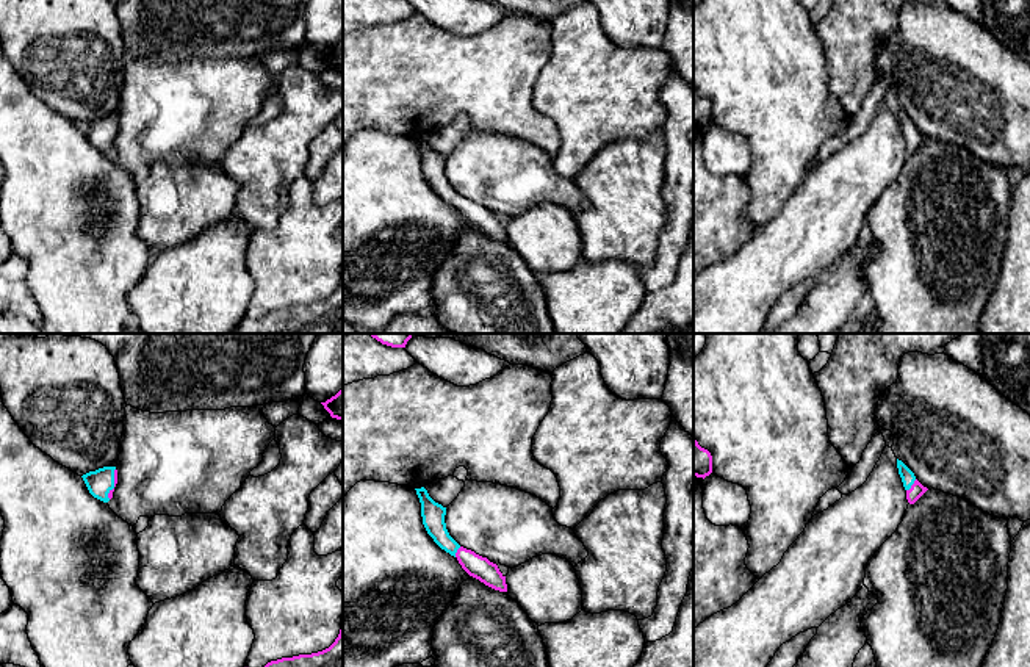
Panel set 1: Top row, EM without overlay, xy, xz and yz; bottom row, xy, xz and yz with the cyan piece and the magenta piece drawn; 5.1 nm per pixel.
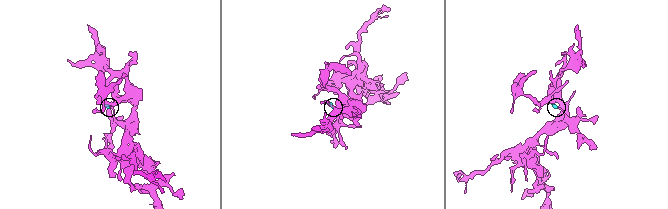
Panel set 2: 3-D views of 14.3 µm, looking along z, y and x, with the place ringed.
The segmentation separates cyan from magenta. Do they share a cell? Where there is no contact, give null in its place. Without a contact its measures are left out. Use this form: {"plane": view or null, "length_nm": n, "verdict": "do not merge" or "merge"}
{"plane": "yz", "length_nm": 80, "verdict": "merge"}

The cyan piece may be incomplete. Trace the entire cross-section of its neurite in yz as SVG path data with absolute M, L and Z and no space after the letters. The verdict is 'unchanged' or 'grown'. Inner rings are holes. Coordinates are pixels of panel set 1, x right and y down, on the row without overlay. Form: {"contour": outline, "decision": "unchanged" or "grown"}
{"contour": "M897 108L899 124L902 127L903 136L906 139L906 149L914 153L928 138L924 136L914 125L914 122Z", "decision": "grown"}

